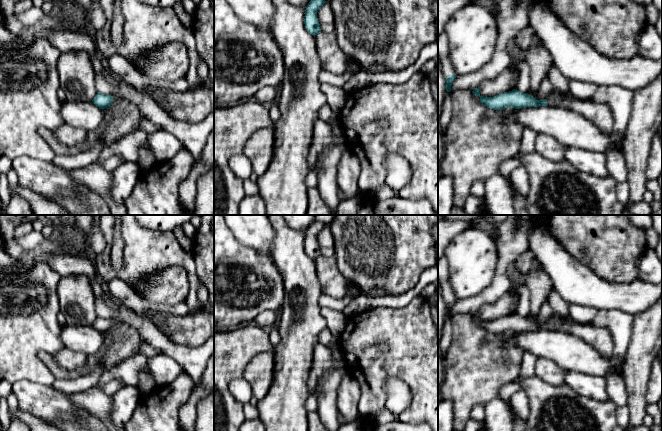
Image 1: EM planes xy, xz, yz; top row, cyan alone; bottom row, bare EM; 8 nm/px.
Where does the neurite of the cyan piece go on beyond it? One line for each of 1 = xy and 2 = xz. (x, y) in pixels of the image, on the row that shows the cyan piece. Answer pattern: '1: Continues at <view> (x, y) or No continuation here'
1: No continuation here
2: No continuation here

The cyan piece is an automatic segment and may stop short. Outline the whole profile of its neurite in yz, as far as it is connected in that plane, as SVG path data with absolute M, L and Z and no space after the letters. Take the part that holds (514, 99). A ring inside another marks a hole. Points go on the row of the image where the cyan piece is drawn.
M479 87L472 91L475 96L480 97L482 105L493 110L502 110L506 107L515 109L526 107L559 107L580 113L591 120L605 134L613 132L614 115L609 105L605 103L593 103L591 100L578 100L573 97L561 97L551 95L543 100L537 100L528 93L521 93L517 89L501 93L493 97L480 95Z

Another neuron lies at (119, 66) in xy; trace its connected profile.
M119 54L110 57L105 64L113 75L121 78L124 82L137 90L154 87L165 88L173 91L186 91L189 87L185 78L174 82L150 78L142 74L131 64L130 61Z

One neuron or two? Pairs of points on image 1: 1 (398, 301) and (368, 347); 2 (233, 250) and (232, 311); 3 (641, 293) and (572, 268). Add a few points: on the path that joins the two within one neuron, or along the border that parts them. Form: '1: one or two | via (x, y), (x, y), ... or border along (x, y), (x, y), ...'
1: two | border along (415, 296), (401, 307), (378, 306), (371, 309)
2: one | via (255, 271), (273, 291), (270, 295), (253, 295)
3: one | via (624, 293), (597, 293), (589, 285)

